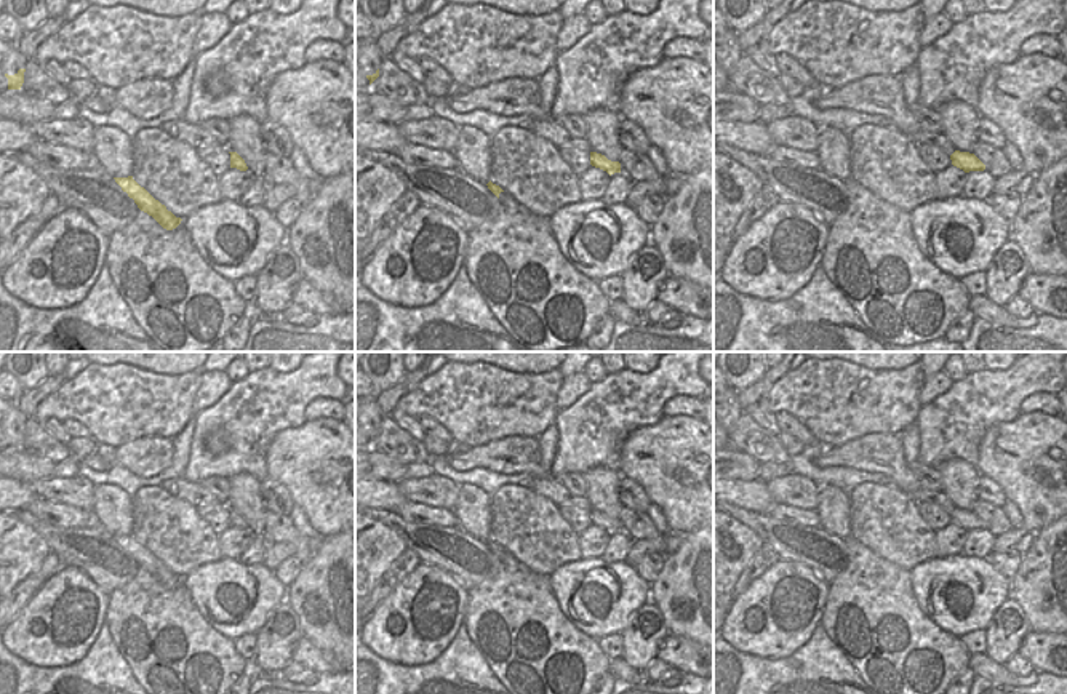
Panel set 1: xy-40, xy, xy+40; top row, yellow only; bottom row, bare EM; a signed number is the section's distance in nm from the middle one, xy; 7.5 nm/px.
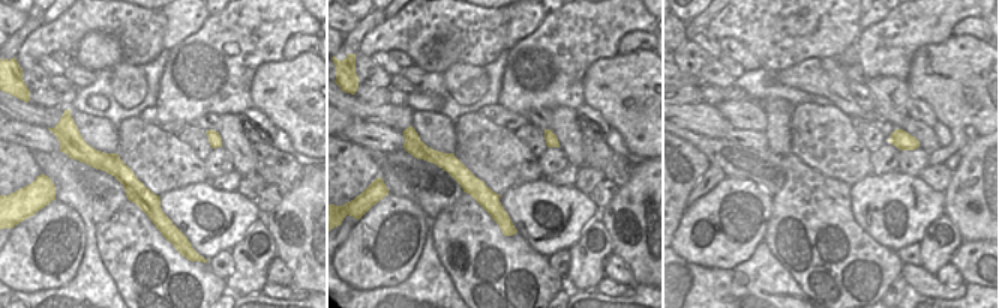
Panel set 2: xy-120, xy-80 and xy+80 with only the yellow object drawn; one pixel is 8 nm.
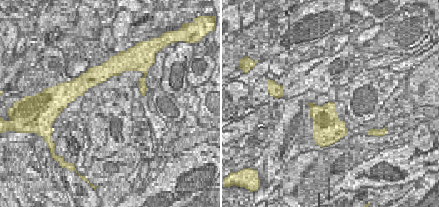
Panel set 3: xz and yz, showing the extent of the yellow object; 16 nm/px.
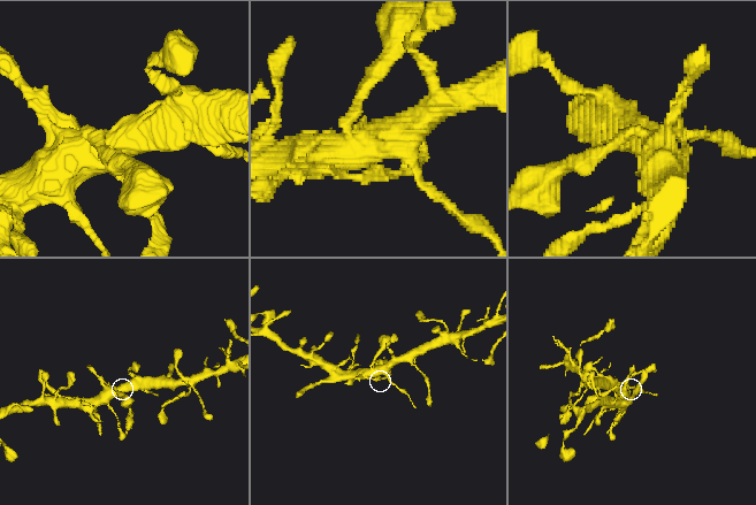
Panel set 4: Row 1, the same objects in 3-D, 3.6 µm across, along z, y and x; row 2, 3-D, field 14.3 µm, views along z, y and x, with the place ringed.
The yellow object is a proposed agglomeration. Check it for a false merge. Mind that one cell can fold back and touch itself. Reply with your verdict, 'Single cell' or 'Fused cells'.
Fused cells.

